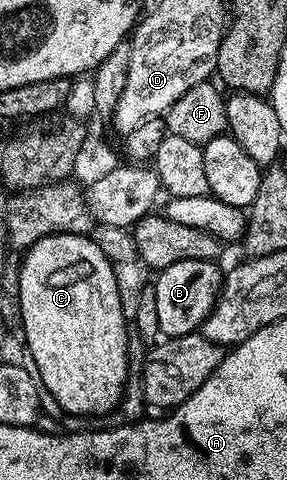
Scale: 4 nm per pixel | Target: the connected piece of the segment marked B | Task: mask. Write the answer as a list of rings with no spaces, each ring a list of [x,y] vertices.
[[[213,260],[172,262],[172,266],[161,269],[152,283],[156,304],[157,321],[163,337],[188,336],[197,333],[210,316],[218,293],[222,291],[223,269],[217,268]]]

